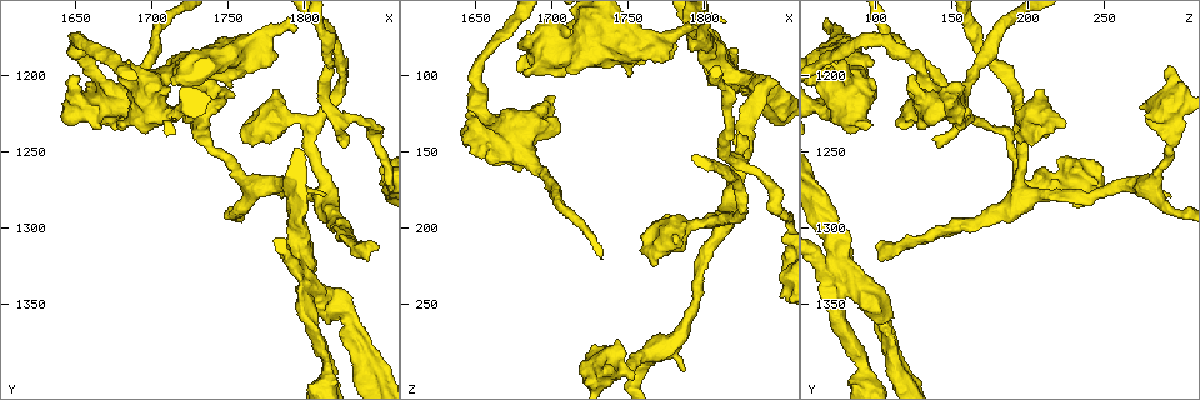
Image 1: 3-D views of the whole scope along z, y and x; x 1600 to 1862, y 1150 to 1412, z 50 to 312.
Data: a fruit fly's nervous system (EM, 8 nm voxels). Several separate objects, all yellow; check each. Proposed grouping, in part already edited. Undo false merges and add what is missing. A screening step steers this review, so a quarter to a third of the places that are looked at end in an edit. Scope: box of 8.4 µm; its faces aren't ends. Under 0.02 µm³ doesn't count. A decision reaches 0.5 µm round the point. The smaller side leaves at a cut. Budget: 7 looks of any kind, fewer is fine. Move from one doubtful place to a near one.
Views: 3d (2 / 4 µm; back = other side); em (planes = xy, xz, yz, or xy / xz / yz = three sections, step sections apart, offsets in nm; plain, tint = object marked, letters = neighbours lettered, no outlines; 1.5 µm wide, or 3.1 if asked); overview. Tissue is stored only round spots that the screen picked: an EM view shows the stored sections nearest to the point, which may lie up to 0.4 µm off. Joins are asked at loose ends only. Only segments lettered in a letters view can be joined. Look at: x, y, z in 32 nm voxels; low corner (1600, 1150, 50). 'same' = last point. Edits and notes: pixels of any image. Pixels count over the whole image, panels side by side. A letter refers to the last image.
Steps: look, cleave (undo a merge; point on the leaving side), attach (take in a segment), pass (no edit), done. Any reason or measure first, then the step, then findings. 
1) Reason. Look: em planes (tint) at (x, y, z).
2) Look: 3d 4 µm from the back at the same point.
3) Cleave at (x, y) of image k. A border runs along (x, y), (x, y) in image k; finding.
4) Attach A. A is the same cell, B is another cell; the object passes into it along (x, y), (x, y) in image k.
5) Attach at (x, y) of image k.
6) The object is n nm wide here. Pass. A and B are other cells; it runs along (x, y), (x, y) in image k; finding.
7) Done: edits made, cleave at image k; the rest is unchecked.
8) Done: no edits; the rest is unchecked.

An open end. Look: em planes (letters) at (1796, 1172, 68).

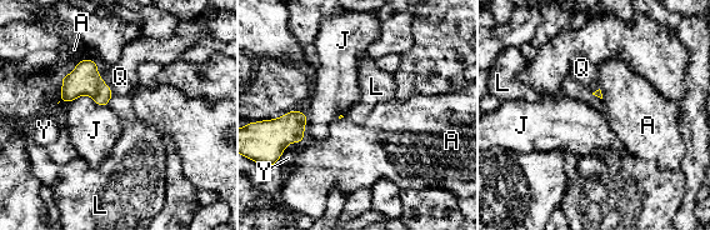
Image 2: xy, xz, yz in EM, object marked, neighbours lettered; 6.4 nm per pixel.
Attach Q. Q is the same cell, A, J, L and Y are other cells; the object passes into it along (84, 80), (103, 81), (120, 76) in image 2; the neuron continues.

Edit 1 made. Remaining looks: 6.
Tapers out. Look: em xz step 4 (tint) at (1822, 1242, 136).

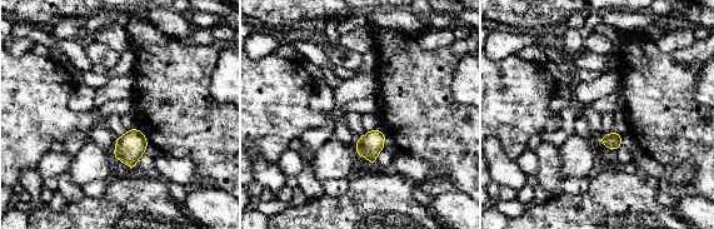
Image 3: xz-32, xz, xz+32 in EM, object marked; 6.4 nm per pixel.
Another direction. Look: em planes (letters) at the same point.

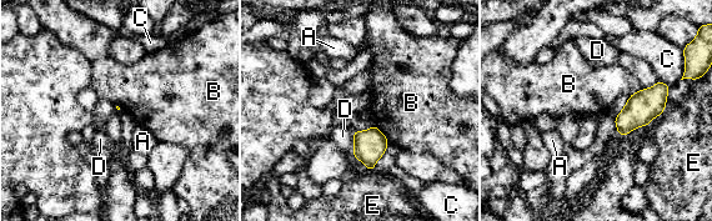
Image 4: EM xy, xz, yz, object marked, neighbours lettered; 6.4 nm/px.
Pass. A, B, C, D and E are other cells; a border runs along (372, 124), (389, 141) in image 4; none of them fits.

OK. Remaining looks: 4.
Free end. Look: em planes (plain) at (1848, 1312, 104).

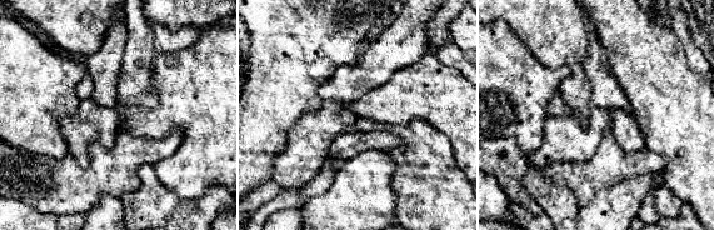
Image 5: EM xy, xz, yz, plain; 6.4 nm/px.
See the neighbours. Look: em planes (letters) at the same point.

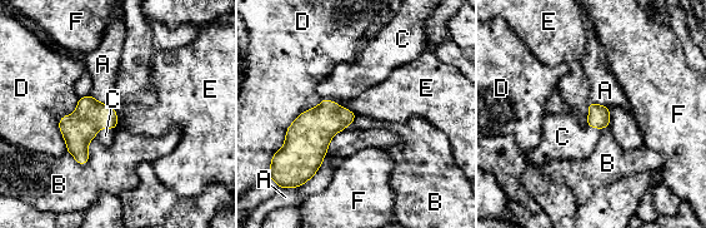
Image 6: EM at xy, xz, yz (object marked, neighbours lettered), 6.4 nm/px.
The object is 140 nm wide here. Attach C. C is the same cell, A, B, D, E and F are other cells; the object passes into it along (311, 132), (335, 103), (348, 80) in image 6; the neuron continues.

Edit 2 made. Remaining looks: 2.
Done: edits made, attach at image 2, attach at image 6; the rest is unchecked.

